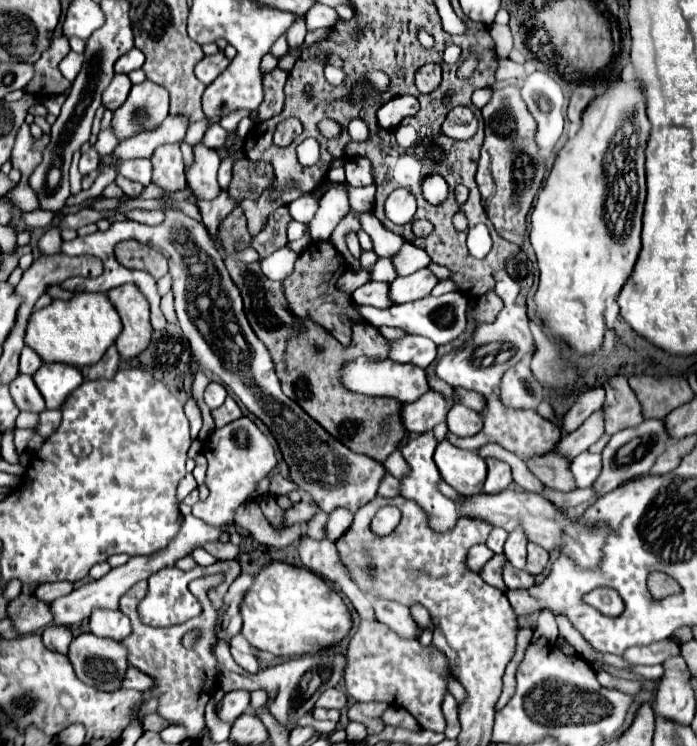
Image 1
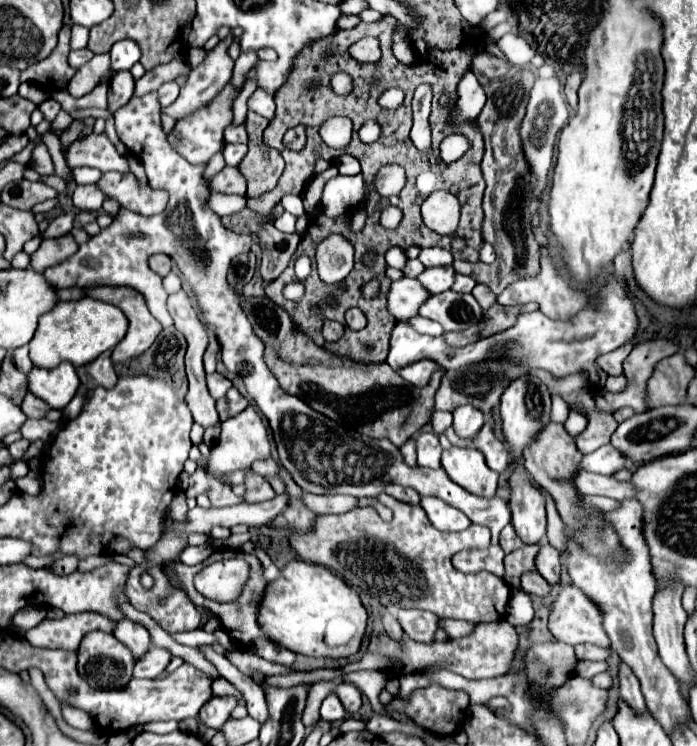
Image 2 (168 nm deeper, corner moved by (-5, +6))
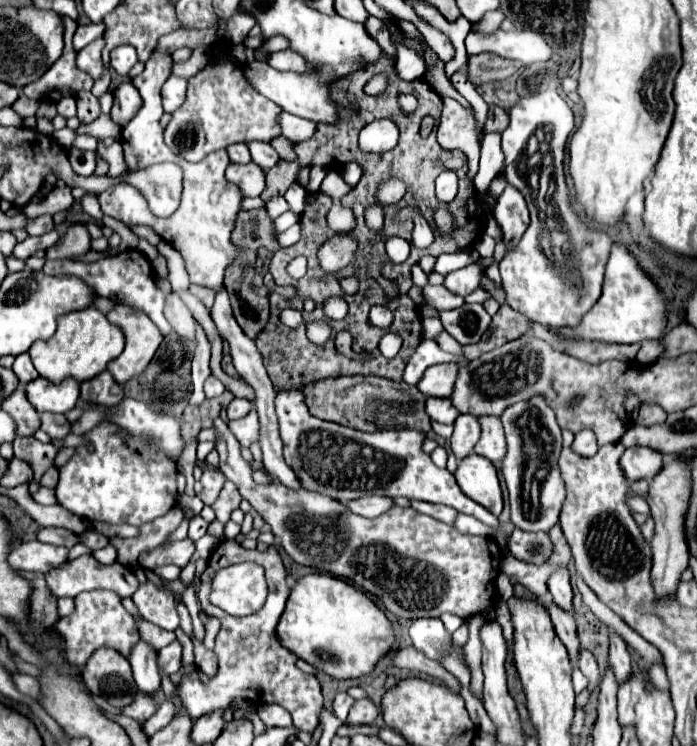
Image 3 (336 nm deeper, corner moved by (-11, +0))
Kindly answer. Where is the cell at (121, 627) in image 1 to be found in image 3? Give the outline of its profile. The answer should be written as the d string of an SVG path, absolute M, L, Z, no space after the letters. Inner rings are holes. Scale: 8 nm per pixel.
M139 642L133 648L129 662L131 662L133 678L135 678L139 692L155 696L161 688L161 676L159 676L159 668L157 668L157 652L151 650L149 644Z

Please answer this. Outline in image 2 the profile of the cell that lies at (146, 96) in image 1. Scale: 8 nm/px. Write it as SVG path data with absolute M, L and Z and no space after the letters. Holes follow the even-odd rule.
M165 82L163 86L159 86L157 94L159 94L159 104L169 106L179 96L179 86L177 86L177 82Z

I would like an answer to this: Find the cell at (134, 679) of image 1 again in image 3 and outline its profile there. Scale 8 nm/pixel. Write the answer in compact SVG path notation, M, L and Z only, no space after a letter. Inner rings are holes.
M173 640L169 646L159 650L159 672L161 674L175 674L181 668L181 652L183 646L179 640Z

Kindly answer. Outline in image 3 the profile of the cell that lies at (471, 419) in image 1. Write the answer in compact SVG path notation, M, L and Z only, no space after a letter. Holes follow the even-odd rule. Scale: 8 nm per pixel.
M459 414L455 420L455 432L451 436L451 450L457 460L469 456L477 444L481 426L473 414Z

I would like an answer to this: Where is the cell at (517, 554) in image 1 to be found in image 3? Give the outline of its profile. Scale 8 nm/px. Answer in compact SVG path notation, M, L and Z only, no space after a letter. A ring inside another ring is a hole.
M533 398L529 402L507 406L501 414L501 422L507 438L503 478L509 490L511 522L521 530L549 532L559 522L559 512L565 500L565 482L557 464L563 438L555 414L543 398Z

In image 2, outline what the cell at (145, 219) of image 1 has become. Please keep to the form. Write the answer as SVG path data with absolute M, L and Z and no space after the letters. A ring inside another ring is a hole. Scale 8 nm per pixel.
M105 172L99 180L99 188L109 196L119 200L119 204L131 212L141 216L161 214L167 206L167 192L139 188L137 178L133 174L119 174L119 172Z

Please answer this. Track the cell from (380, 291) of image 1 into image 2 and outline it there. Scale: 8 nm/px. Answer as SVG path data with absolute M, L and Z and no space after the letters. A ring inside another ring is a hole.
M415 278L395 280L387 292L387 310L395 320L409 320L417 316L417 310L427 296L429 292Z

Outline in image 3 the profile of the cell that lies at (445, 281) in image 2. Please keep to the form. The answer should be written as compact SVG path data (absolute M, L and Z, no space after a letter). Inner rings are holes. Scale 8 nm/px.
M475 262L471 266L465 266L465 268L459 268L459 270L451 272L451 274L447 274L445 286L451 292L459 294L459 296L467 296L475 288L479 288L481 278L483 278L483 272L485 272L485 266L479 264L479 262Z

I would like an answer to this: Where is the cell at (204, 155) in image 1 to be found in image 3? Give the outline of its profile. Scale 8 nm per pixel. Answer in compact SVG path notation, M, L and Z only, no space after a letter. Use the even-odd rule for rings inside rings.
M219 40L211 46L209 64L203 68L203 72L187 80L187 98L183 106L171 114L173 118L165 128L165 144L189 162L199 162L207 154L227 148L235 142L259 140L269 144L273 138L281 136L279 114L283 108L255 92L245 78L245 64L225 52L231 52L229 42L225 40Z

